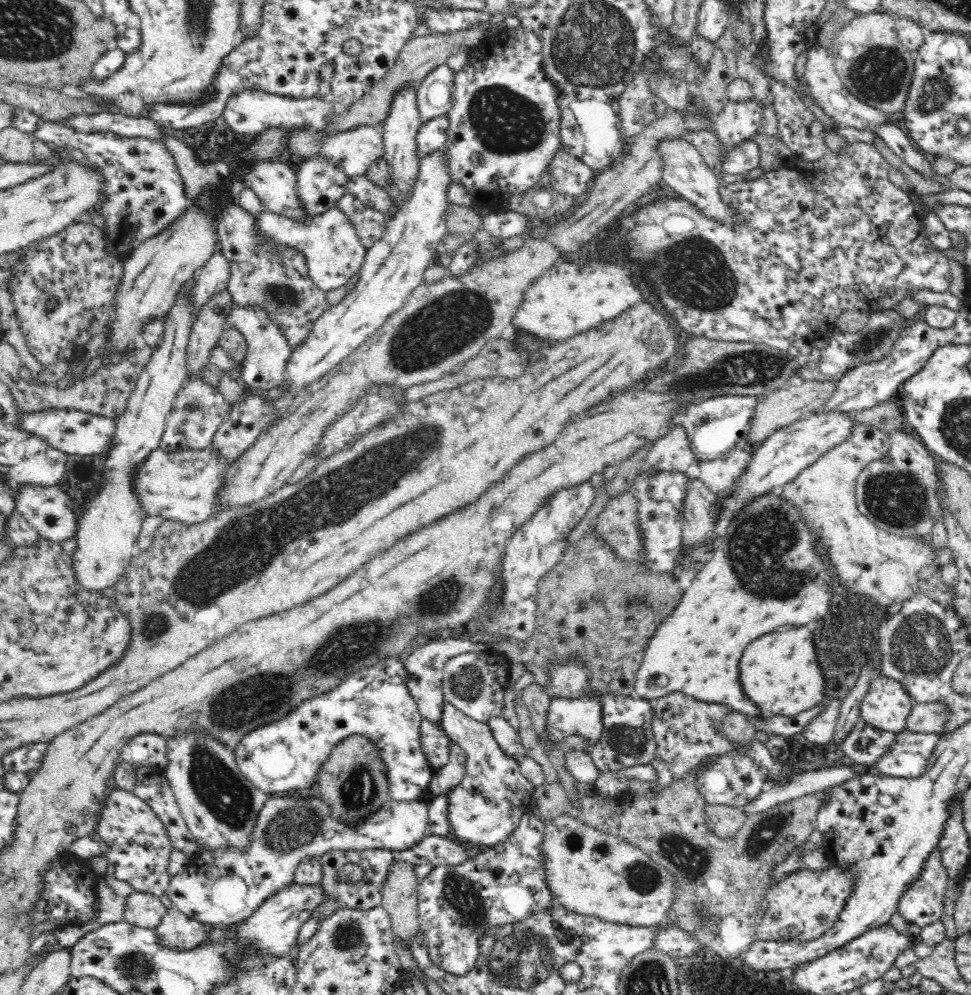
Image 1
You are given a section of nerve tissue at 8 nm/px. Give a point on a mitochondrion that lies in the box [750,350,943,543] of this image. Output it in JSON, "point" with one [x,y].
{"point":[901,499]}

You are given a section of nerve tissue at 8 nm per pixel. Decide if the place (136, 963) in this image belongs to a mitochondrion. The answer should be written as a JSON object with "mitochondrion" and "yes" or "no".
{"mitochondrion":"yes"}

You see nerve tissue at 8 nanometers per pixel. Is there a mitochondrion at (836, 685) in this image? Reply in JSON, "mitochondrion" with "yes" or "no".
{"mitochondrion":"no"}

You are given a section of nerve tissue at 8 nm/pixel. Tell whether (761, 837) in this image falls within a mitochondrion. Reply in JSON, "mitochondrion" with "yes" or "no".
{"mitochondrion":"yes"}

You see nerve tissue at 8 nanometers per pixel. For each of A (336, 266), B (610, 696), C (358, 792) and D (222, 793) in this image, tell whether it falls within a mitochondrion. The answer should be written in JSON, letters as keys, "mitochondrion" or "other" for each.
{"A":"other","B":"other","C":"mitochondrion","D":"mitochondrion"}

